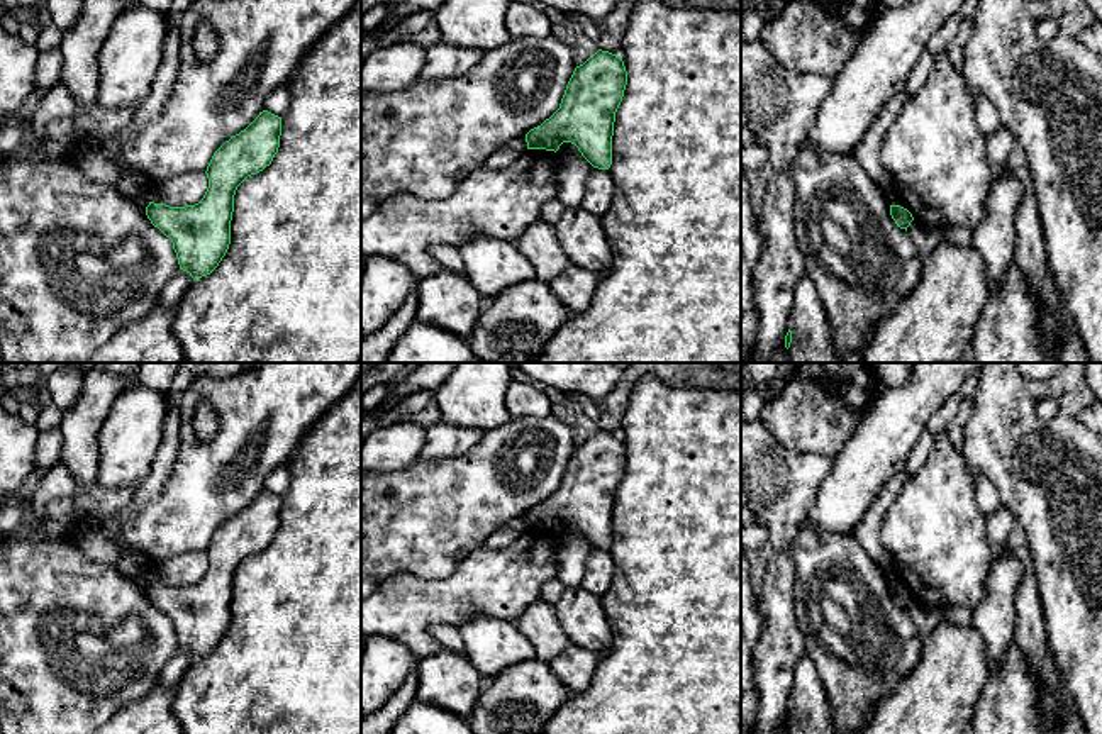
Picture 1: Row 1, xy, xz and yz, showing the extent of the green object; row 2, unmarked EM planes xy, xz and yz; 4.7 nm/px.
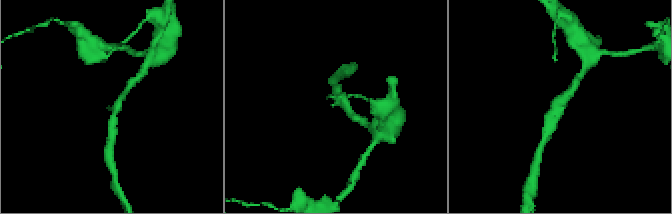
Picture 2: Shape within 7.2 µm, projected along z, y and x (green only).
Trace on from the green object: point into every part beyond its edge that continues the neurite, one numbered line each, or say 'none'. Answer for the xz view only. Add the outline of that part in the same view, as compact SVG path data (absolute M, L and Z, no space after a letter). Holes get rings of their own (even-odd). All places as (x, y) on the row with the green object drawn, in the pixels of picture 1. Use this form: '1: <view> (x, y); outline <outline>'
none

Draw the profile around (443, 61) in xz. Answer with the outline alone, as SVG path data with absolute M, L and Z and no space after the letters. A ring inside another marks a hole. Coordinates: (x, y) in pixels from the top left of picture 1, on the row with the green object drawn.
M441 41L426 51L426 64L420 73L420 80L437 81L461 76L470 71L481 58L483 53L480 51L454 47Z

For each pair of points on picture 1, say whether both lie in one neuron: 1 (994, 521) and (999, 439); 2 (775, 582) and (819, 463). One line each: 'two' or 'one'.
1: two
2: one

